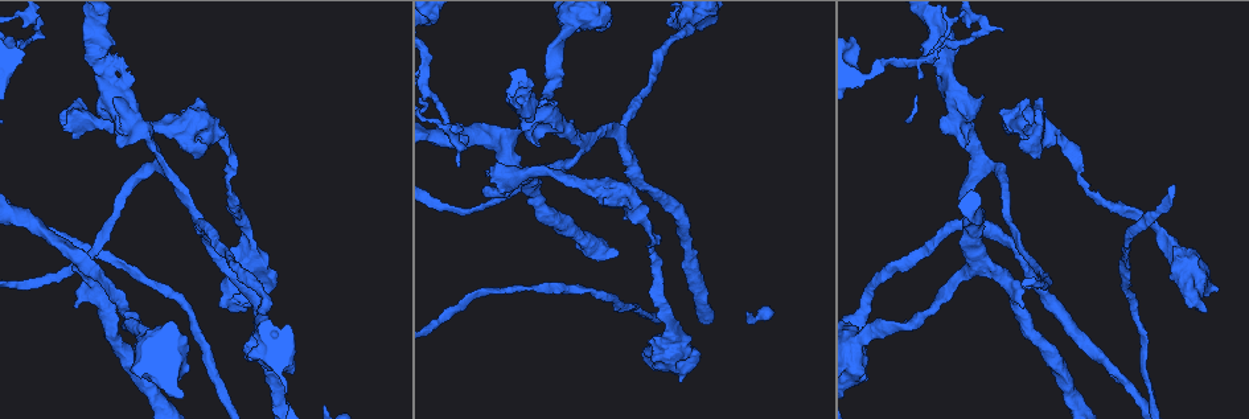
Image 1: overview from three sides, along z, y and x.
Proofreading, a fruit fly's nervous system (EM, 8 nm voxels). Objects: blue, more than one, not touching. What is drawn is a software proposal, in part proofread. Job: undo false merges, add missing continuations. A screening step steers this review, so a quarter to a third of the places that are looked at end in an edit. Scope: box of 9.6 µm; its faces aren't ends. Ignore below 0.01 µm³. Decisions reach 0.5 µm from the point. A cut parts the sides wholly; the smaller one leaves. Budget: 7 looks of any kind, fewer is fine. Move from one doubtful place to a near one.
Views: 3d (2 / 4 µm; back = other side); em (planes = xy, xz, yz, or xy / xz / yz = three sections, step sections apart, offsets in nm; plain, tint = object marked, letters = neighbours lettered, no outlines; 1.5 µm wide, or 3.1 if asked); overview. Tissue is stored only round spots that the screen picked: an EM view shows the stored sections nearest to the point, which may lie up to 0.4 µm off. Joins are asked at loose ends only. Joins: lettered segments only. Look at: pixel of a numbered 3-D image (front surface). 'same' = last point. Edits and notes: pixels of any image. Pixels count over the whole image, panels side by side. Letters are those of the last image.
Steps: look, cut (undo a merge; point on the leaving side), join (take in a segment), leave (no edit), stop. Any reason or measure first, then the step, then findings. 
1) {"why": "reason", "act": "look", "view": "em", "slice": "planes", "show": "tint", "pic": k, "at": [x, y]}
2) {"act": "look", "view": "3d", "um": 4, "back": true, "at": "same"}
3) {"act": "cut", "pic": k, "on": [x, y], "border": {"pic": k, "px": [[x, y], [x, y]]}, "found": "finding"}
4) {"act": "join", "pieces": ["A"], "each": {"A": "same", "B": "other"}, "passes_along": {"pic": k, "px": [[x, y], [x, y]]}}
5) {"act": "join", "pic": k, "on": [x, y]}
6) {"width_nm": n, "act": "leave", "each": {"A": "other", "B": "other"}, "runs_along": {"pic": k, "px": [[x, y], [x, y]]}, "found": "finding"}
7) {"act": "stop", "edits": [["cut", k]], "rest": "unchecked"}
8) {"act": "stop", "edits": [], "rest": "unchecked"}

{"why": "thick turns thin", "act": "look", "view": "em", "slice": "planes", "show": "plain", "pic": 1, "at": [227, 179]}

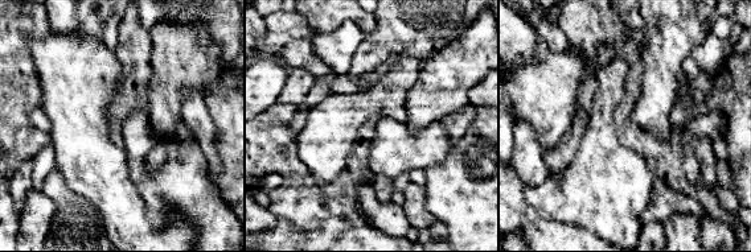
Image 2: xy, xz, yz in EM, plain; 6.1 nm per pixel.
{"why": "with the object marked", "act": "look", "view": "em", "slice": "planes", "show": "tint", "at": "same"}

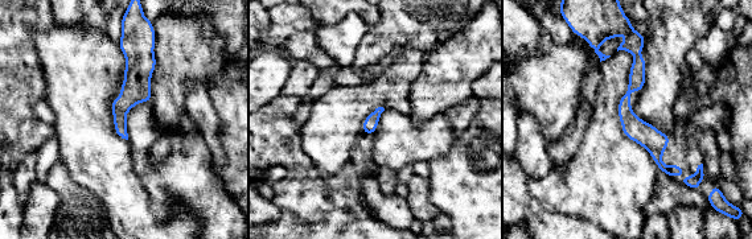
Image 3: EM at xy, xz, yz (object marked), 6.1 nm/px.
{"act": "look", "view": "em", "slice": "planes", "show": "letters", "at": "same"}

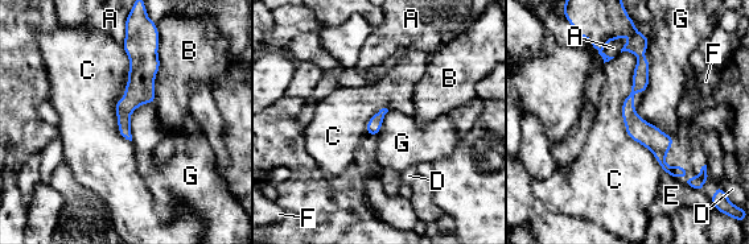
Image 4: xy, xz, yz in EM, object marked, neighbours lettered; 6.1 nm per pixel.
{"width_nm": 90, "act": "leave", "each": {"A": "other", "B": "other", "C": "other", "D": "other", "E": "other", "F": "other", "G": "other"}, "border": {"pic": 4, "px": [[153, 103], [130, 116], [131, 140]]}, "found": "one neuron here"}

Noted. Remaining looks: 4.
{"act": "look", "view": "3d", "um": 2, "pic": 1, "at": [197, 97]}

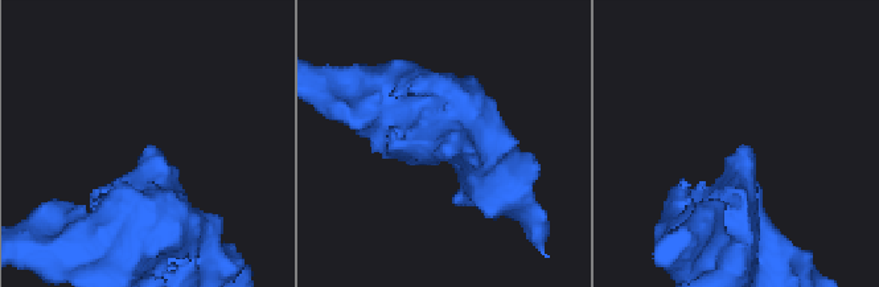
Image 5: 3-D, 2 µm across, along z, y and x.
{"act": "look", "view": "em", "slice": "planes", "show": "letters", "pic": 5, "at": [750, 149]}

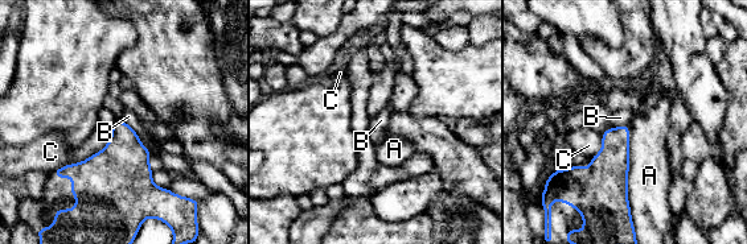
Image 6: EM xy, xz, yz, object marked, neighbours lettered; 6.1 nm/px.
{"longest_contact_nm": ["A", 550], "act": "leave", "each": {"A": "other", "B": "other", "C": "other"}, "border": {"pic": 6, "px": [[628, 123], [610, 128]]}, "found": "no lettered segment goes on from it"}

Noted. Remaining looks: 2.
{"why": "abrupt turn", "act": "look", "view": "3d", "um": 2, "pic": 1, "at": [462, 144]}

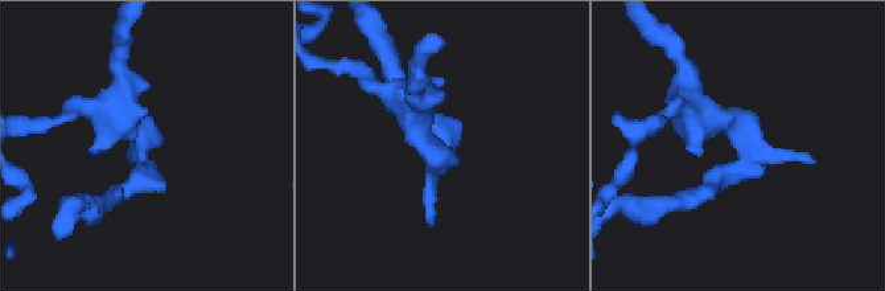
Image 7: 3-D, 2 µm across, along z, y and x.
{"act": "look", "view": "em", "slice": "planes", "show": "letters", "pic": 7, "at": [145, 153]}

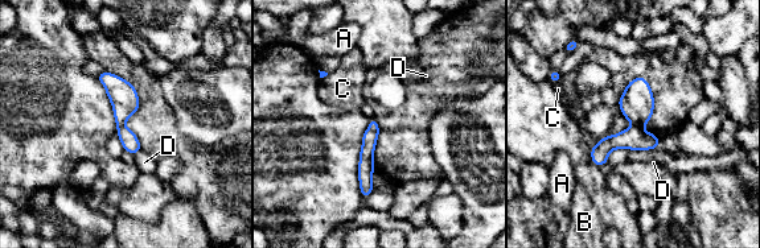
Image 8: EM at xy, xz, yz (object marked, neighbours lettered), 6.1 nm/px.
{"width_nm": 100, "act": "cut", "pic": 8, "on": [123, 96], "each": {"A": "other", "B": "other", "C": "other", "D": "other"}, "border": {"pic": 8, "px": [[123, 125], [118, 128]]}, "found": "a second neuron is stuck on"}

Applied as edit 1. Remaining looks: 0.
{"act": "stop", "edits": [["cut", 8]], "rest": "unchecked"}

